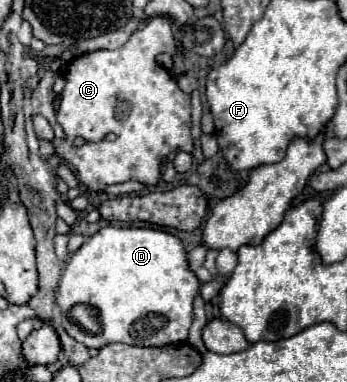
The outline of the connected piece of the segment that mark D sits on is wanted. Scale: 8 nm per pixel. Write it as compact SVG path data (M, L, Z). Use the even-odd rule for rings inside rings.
M106 226L90 236L68 260L58 286L58 304L62 308L62 326L66 332L88 348L102 348L110 342L134 346L168 346L186 342L194 318L192 302L198 290L200 280L188 266L186 250L180 238L158 228Z

